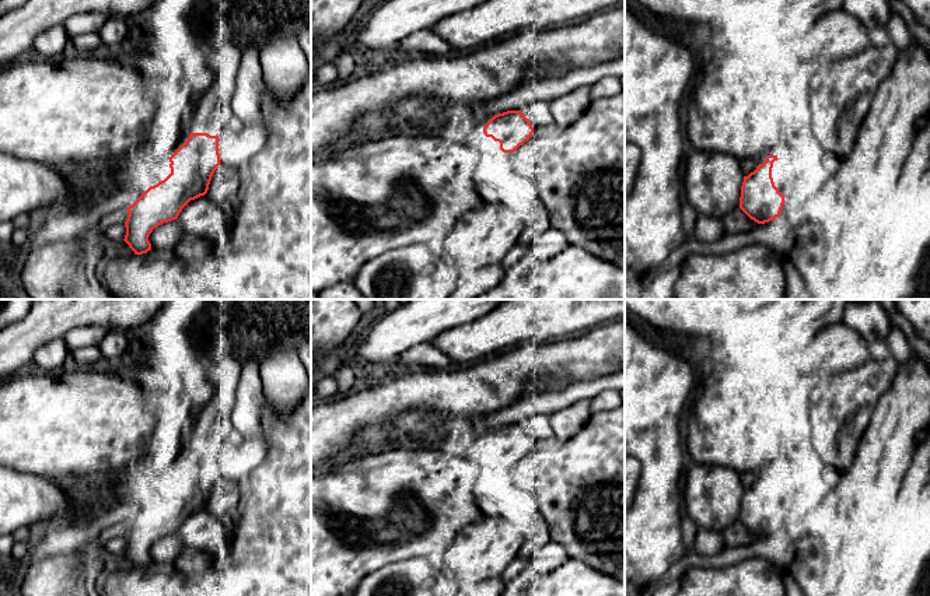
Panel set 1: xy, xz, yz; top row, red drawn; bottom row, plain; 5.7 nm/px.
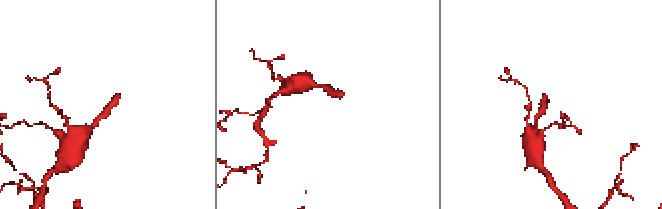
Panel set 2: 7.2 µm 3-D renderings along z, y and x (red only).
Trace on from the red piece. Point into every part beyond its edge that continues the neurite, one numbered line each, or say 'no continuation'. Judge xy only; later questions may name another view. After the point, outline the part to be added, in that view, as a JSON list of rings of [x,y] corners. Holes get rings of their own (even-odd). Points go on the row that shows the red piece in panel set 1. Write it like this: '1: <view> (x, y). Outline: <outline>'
1: xy (213, 111). Outline: [[[218,20],[211,22],[210,35],[192,42],[216,73],[214,83],[196,102],[196,125],[190,133],[220,136],[228,123],[232,109],[231,99],[237,85],[237,73],[241,63],[241,49],[235,45],[228,27]]]

